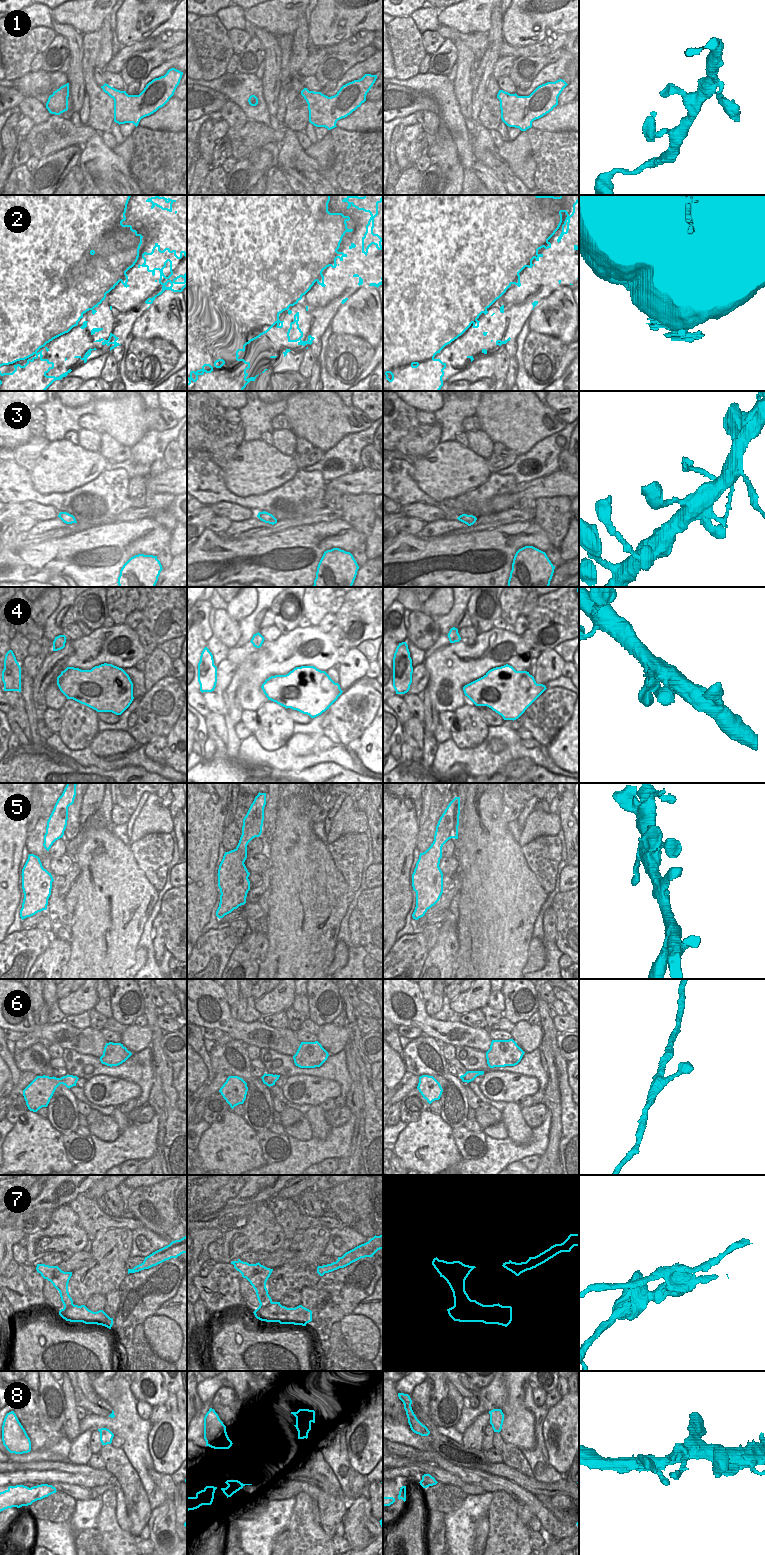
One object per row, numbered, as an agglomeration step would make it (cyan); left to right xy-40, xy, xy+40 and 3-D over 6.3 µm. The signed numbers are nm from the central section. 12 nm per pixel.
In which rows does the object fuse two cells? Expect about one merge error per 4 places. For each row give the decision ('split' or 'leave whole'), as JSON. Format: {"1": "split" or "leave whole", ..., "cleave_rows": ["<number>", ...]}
{"1": "leave whole", "2": "leave whole", "3": "leave whole", "4": "leave whole", "5": "leave whole", "6": "leave whole", "7": "split", "8": "leave whole", "cleave_rows": ["7"]}

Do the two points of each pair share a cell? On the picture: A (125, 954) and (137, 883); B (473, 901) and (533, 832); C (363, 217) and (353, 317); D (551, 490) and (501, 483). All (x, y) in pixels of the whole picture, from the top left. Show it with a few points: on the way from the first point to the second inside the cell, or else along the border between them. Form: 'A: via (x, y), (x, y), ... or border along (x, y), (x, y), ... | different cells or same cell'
A: via (121, 936), (121, 901) | same cell
B: border along (518, 841), (522, 846) | different cells
C: border along (372, 285), (359, 287), (339, 307) | different cells
D: border along (517, 484), (511, 491), (494, 496) | different cells

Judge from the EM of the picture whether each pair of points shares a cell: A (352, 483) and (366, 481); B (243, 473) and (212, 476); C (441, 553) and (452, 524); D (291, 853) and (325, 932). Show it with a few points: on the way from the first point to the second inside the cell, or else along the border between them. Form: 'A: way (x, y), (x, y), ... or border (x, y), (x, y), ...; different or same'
A: way (355, 483), (363, 481); same
B: border (221, 470), (225, 486), (236, 495); different
C: border (446, 534), (423, 538); different
D: way (303, 874), (307, 891), (307, 916); same

